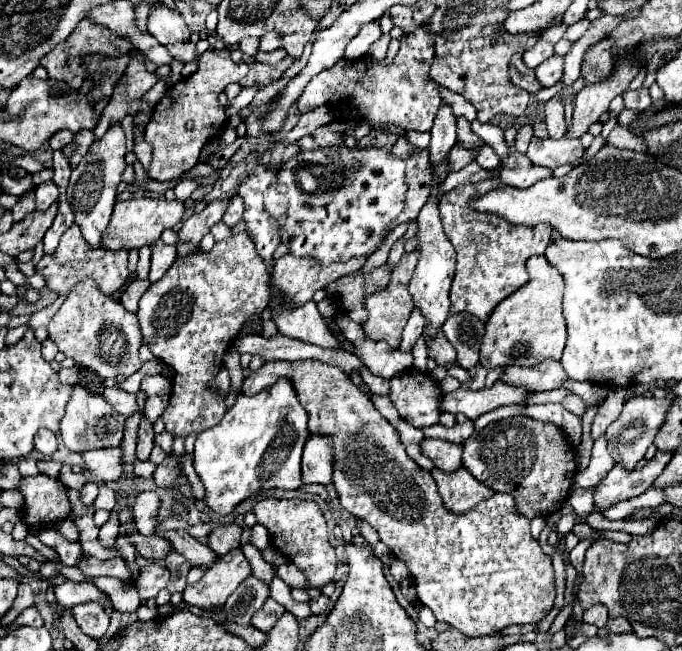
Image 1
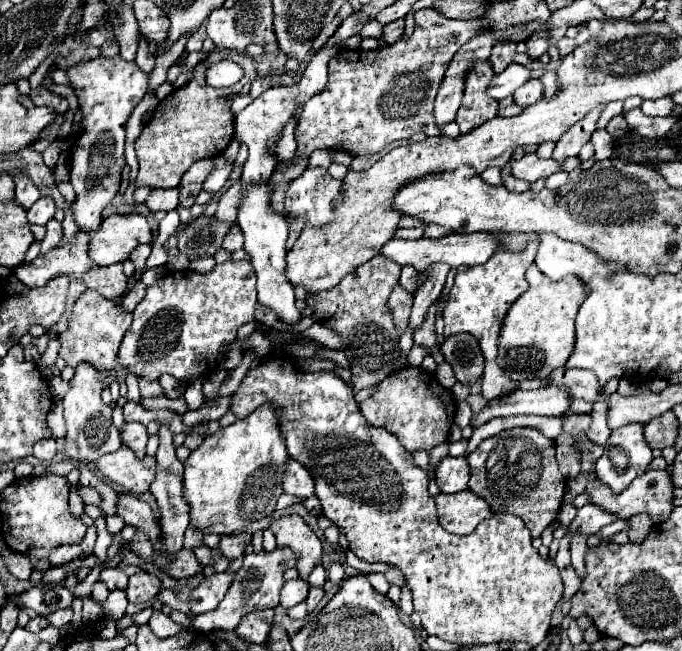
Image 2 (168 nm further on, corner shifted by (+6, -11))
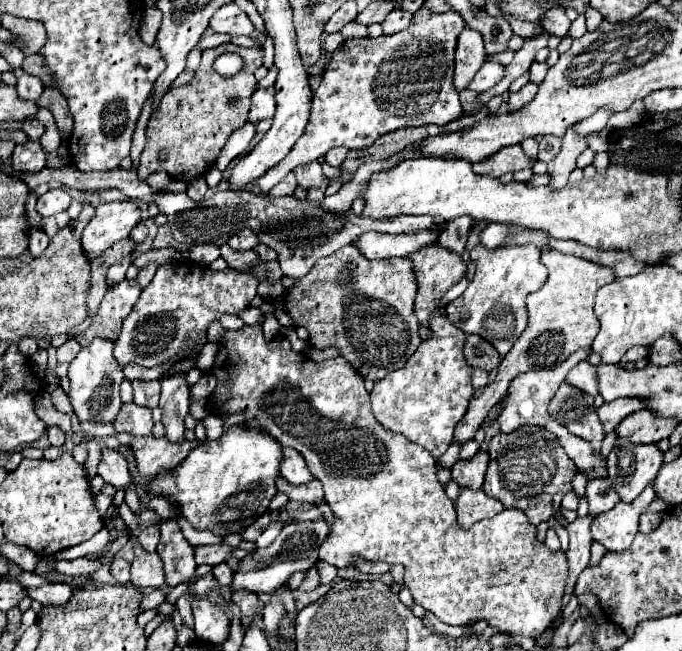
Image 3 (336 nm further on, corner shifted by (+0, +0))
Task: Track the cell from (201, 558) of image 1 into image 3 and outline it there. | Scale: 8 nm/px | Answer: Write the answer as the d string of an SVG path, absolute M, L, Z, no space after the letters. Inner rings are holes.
M103 447L103 457L101 457L97 473L103 477L105 483L113 485L115 489L127 491L133 483L131 473L127 469L127 461L123 459L123 455L113 449L107 449L107 447Z

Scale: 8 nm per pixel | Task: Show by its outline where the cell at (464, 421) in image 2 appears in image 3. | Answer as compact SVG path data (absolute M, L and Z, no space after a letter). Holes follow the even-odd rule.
M549 251L541 257L541 263L549 269L547 283L527 295L527 313L529 313L529 323L527 329L521 333L521 337L515 341L513 349L505 355L501 365L497 367L499 373L491 385L478 389L473 393L467 407L467 413L455 427L455 441L465 443L473 439L475 431L481 427L485 421L487 413L501 401L503 393L507 391L509 381L525 371L541 371L541 369L555 369L561 365L571 353L591 347L591 341L595 339L599 331L599 321L595 319L593 313L593 299L599 287L611 283L615 279L613 269L595 265L591 261L583 261L565 253Z

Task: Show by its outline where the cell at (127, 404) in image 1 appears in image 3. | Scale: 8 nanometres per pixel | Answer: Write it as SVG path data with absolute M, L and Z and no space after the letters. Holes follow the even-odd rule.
M133 381L133 403L143 407L157 407L159 405L159 381Z

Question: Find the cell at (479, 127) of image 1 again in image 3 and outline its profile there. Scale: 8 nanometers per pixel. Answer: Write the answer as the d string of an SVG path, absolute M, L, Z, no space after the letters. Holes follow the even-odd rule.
M421 7L413 13L413 21L405 31L381 35L377 39L347 39L333 53L331 65L321 77L321 85L313 93L311 119L305 133L293 145L283 161L263 173L253 183L255 189L269 193L297 165L317 161L329 149L343 145L349 149L371 147L377 137L401 127L439 125L463 115L459 95L453 89L453 55L465 21L459 13L431 13Z

